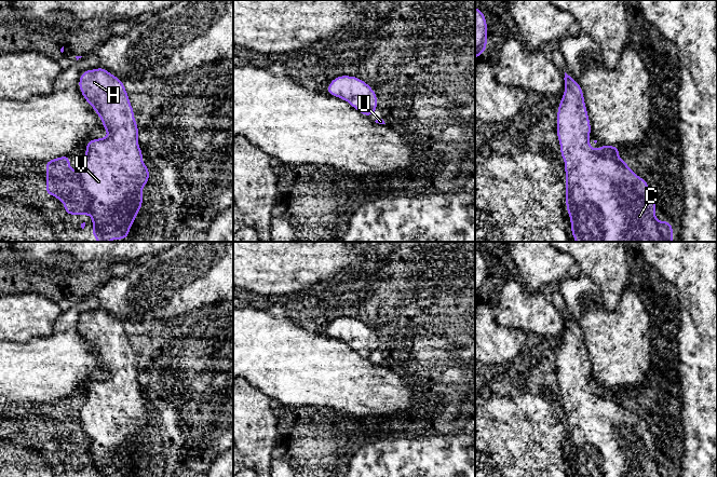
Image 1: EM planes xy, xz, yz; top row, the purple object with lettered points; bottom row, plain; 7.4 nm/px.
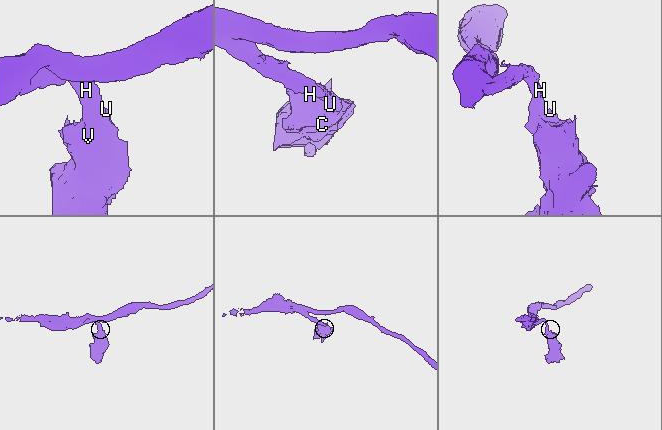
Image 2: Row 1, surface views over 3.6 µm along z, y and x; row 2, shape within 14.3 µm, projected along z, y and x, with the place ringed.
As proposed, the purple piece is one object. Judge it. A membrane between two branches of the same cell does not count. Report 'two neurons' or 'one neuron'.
one neuron

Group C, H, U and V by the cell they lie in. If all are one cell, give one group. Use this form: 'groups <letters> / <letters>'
groups C H U V

